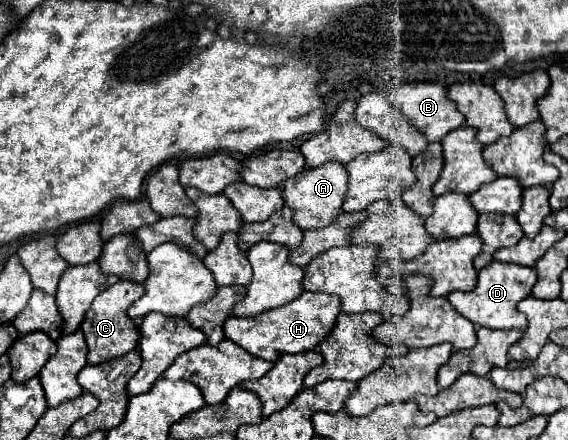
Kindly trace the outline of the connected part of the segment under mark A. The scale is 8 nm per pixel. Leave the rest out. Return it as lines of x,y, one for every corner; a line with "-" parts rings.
327,162
325,166
309,168
297,176
289,178
283,188
283,200
295,212
297,226
301,226
301,230
329,226
341,214
341,206
343,206
345,194
349,190
347,180
349,180
349,172
341,162

